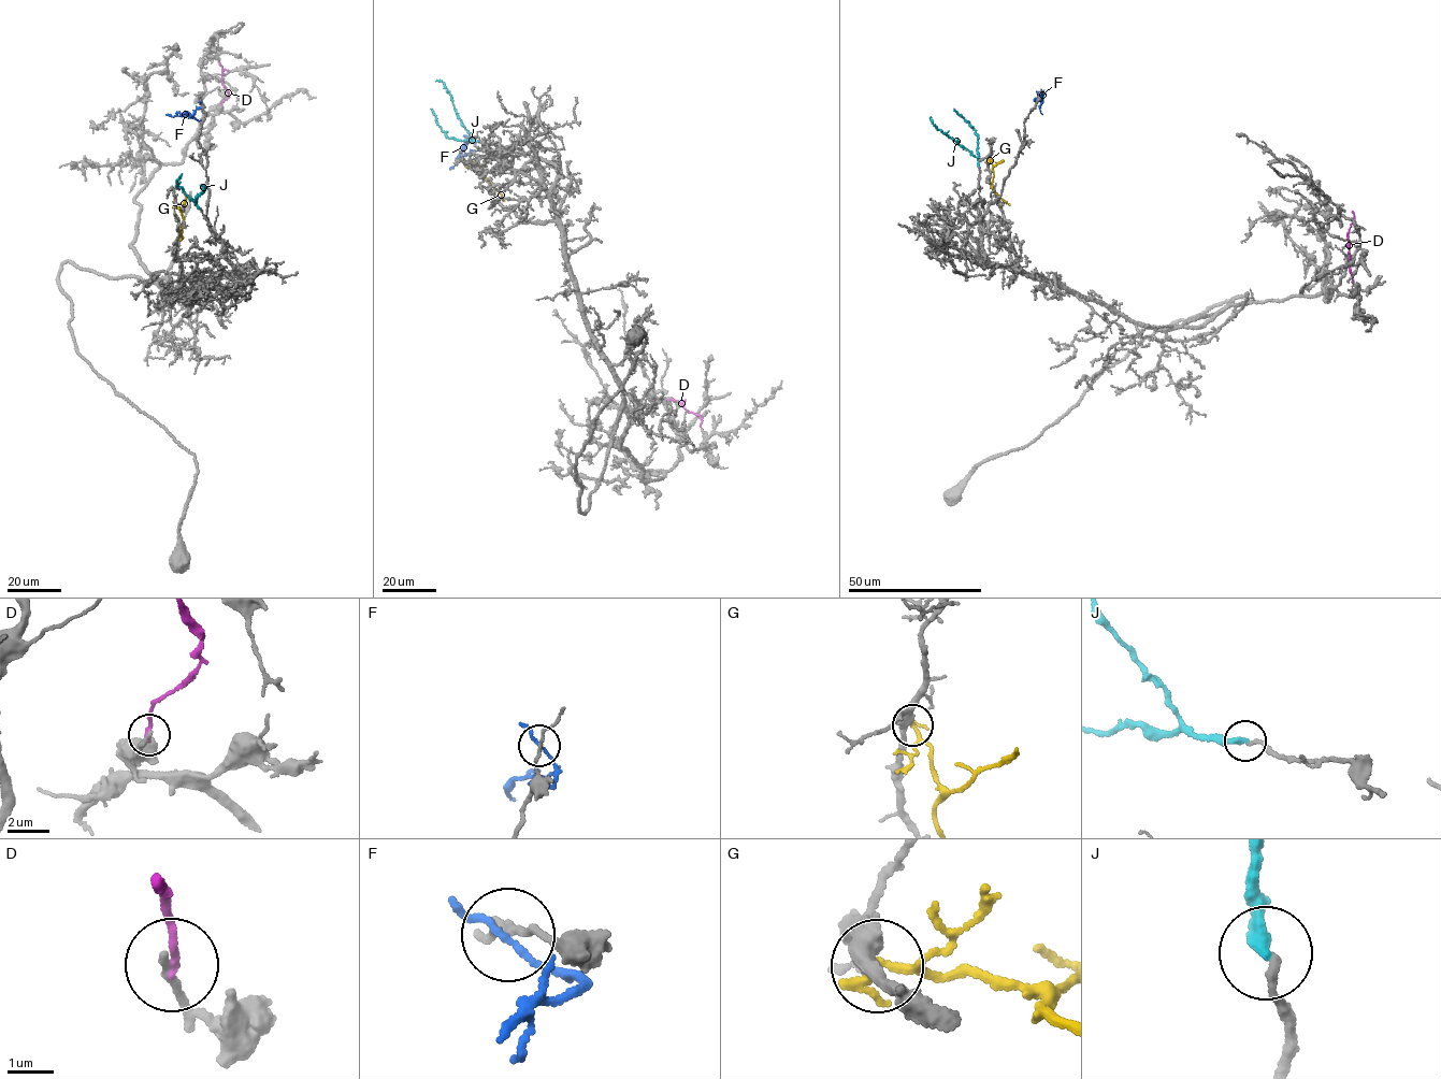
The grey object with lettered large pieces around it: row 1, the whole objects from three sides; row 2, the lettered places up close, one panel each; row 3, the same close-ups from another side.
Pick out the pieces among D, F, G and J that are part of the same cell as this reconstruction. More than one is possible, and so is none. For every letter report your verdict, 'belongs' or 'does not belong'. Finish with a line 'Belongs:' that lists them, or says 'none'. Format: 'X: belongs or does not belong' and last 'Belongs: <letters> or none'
D: does not belong
F: does not belong
G: does not belong
J: does not belong
Belongs: none

